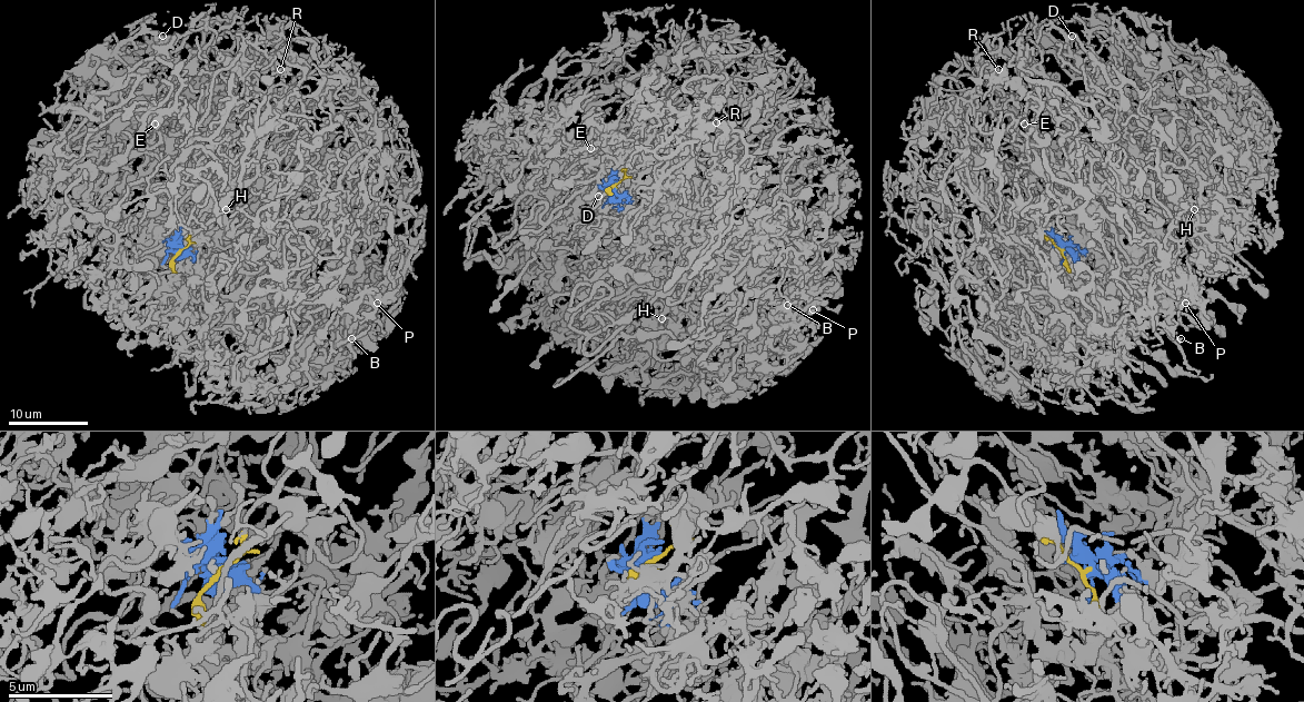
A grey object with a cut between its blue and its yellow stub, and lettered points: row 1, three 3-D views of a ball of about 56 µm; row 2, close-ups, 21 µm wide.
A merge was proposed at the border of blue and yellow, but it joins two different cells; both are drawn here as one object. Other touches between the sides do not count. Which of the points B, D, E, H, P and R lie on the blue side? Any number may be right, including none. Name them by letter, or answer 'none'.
B, H, P

